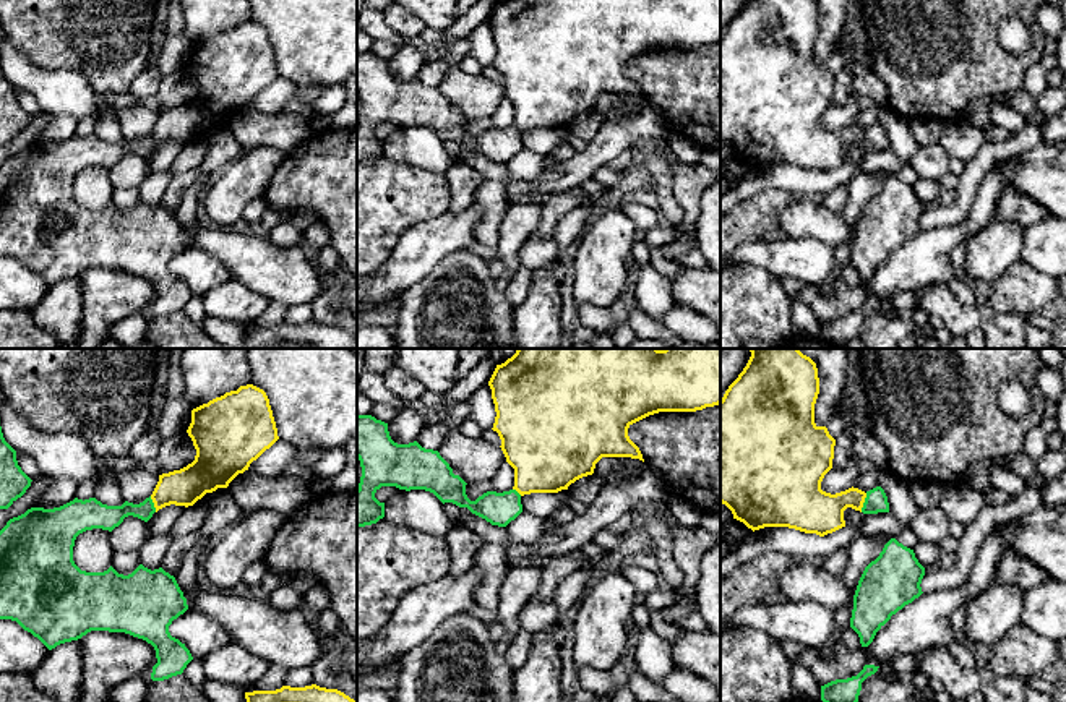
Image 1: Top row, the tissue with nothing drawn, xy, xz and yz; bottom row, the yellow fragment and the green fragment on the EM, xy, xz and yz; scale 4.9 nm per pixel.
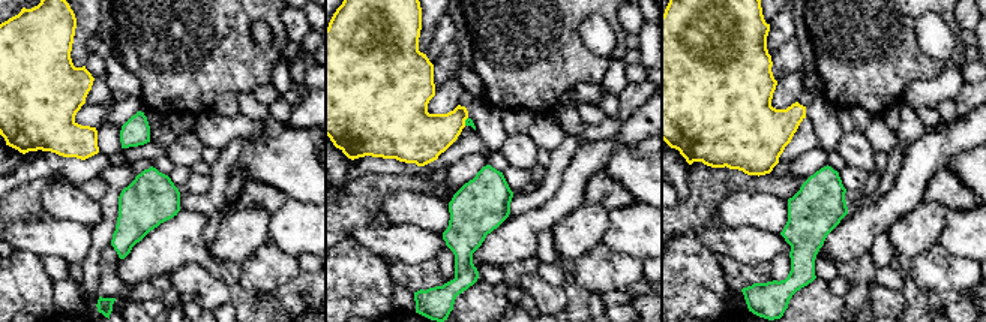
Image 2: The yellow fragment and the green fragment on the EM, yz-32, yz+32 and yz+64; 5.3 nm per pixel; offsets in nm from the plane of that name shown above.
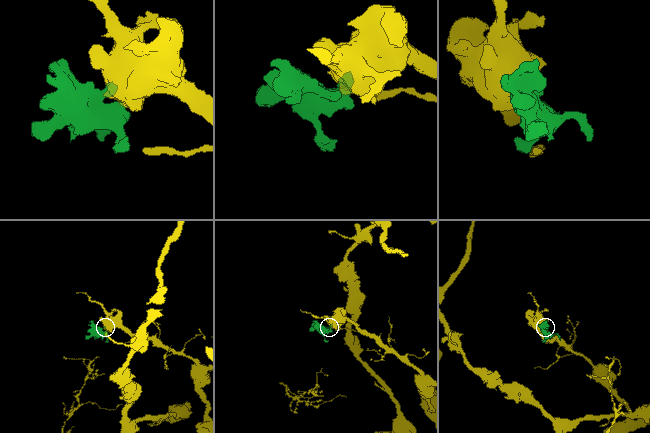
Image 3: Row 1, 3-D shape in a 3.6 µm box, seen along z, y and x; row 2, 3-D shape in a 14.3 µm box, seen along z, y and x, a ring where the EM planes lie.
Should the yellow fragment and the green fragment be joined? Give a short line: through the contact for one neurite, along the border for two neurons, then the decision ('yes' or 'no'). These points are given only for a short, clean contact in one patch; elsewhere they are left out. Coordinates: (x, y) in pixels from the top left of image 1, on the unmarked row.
line yz (867, 130), (860, 148); no

